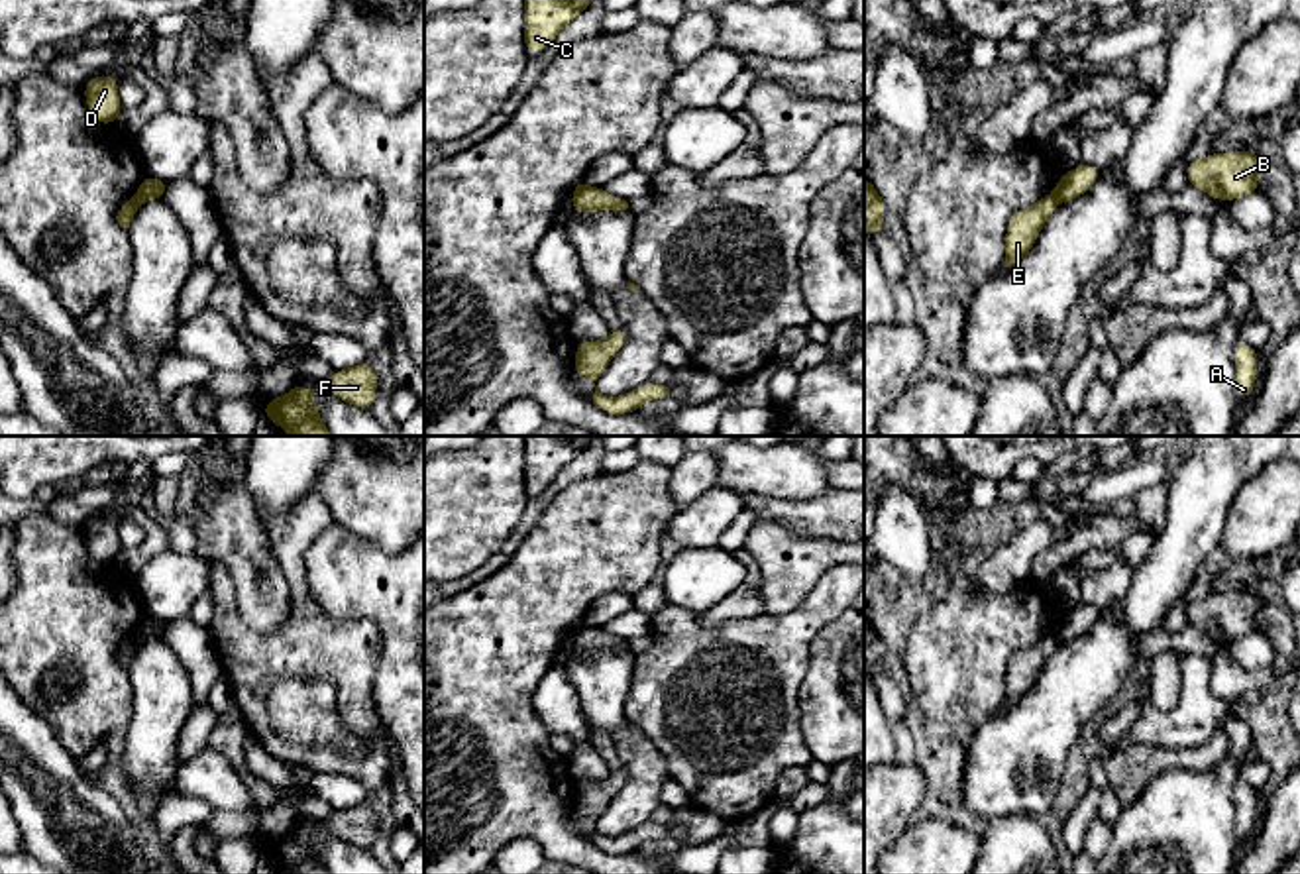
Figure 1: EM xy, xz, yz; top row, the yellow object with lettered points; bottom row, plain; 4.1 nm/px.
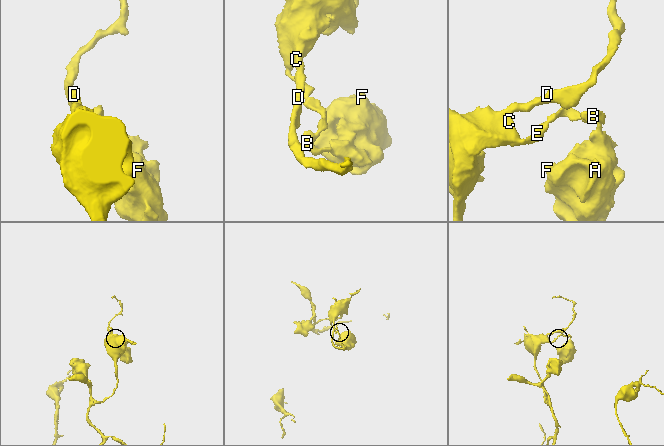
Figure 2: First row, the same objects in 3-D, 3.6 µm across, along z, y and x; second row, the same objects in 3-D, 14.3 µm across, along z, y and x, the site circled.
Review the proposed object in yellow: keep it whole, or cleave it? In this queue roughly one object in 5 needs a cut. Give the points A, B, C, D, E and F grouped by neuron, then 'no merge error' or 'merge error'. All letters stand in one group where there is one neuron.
A B F / C D E; merge error

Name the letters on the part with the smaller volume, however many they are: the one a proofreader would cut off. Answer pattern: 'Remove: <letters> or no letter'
Remove: A, B, F

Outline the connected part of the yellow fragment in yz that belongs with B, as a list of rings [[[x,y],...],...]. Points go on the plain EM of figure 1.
[[[1257,591],[1212,593],[1186,603],[1188,625],[1202,628],[1216,640],[1235,640],[1259,632],[1257,615],[1265,601]]]

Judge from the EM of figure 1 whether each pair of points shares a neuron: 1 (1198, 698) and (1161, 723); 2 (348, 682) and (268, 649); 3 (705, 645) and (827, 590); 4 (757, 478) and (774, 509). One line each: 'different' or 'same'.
1: same
2: same
3: same
4: different

